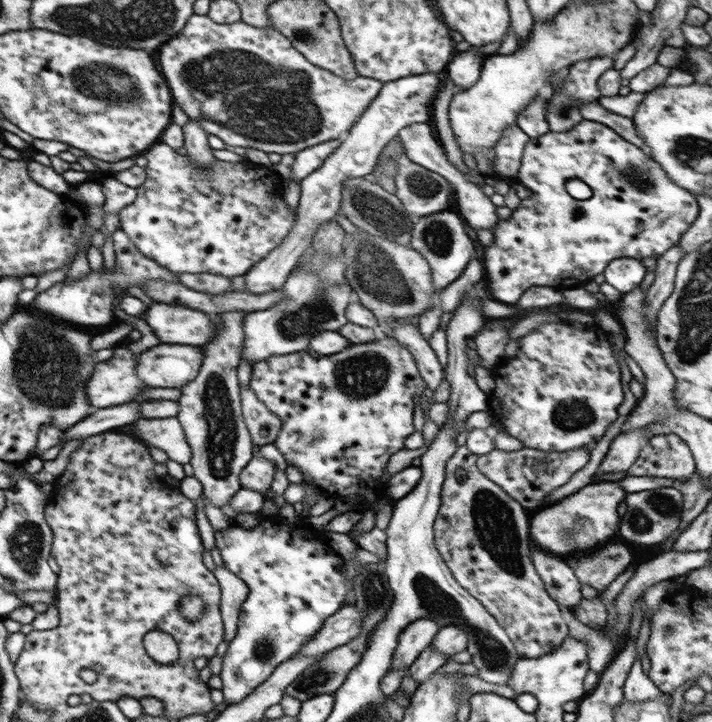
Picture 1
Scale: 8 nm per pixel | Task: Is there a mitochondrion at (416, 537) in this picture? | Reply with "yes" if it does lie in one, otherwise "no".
no

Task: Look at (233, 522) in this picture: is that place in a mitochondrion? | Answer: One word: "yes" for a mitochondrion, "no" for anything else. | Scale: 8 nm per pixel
no

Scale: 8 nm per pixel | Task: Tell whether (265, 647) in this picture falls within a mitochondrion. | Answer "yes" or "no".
yes

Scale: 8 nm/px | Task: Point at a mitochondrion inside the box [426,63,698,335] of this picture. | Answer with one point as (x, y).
(640, 178)

